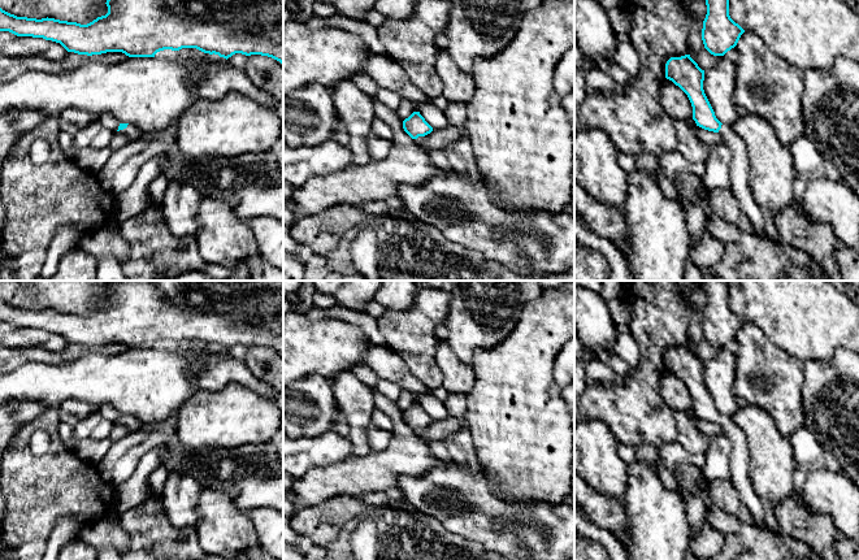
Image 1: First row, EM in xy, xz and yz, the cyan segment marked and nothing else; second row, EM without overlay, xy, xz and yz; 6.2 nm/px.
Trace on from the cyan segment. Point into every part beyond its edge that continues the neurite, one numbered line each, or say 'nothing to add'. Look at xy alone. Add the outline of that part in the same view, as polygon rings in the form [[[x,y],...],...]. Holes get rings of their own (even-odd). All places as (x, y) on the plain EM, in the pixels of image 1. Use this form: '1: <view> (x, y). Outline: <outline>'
1: xy (130, 422). Outline: [[[127,416],[126,420],[120,421],[120,424],[125,425],[130,433],[134,433],[142,427],[142,422],[134,418],[133,416]]]

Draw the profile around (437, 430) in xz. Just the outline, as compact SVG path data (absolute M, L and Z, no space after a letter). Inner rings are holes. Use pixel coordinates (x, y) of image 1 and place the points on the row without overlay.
M448 416L441 421L433 421L425 426L418 437L428 444L433 440L443 440L444 438L457 433L465 426L465 420L459 417Z

